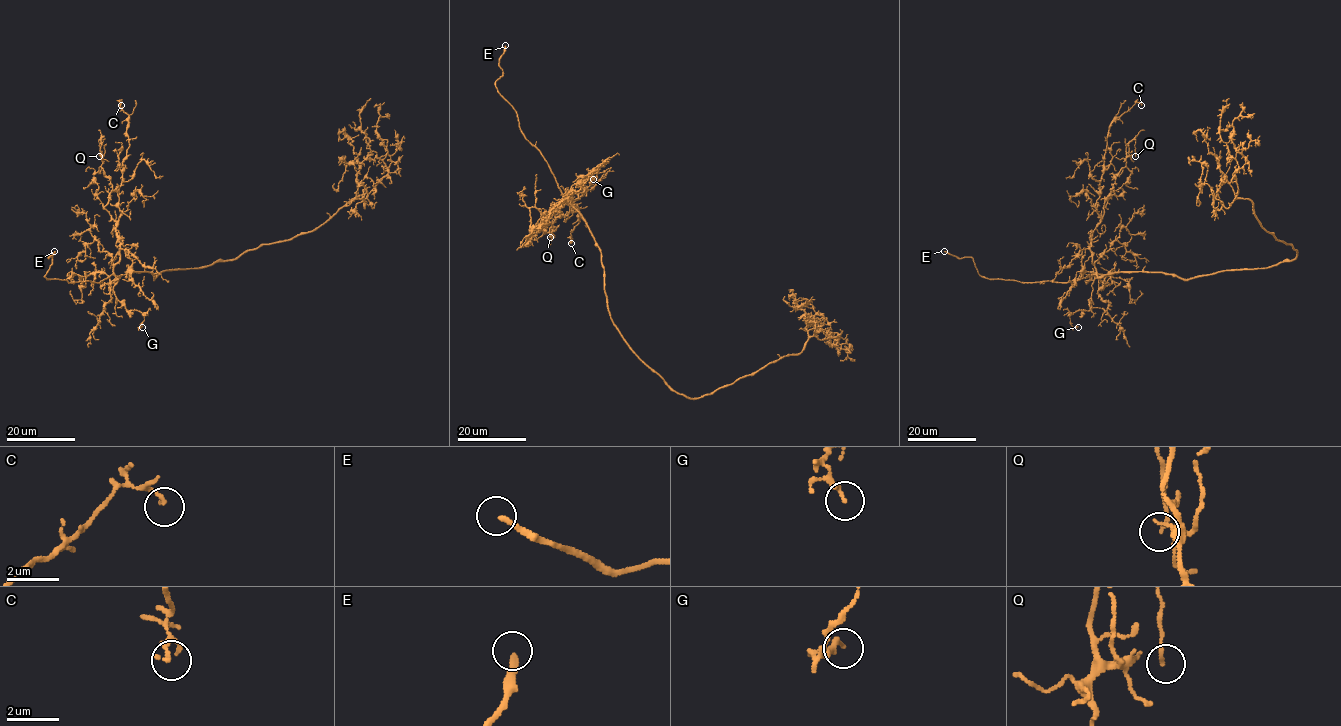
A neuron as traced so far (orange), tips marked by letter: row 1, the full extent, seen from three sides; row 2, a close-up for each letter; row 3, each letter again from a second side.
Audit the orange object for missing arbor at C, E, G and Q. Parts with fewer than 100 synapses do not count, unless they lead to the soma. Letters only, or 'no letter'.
E

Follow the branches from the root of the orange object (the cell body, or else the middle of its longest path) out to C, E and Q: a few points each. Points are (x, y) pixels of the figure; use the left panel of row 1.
C: (178, 269), (154, 279), (147, 271), (113, 271), (120, 256), (118, 188), (129, 145), (121, 105)
E: (178, 269), (165, 270), (154, 279), (147, 271), (112, 274), (100, 282), (47, 279), (48, 258), (54, 251)
Q: (178, 269), (154, 279), (115, 274), (120, 241), (104, 208), (112, 185), (101, 139), (99, 156)

